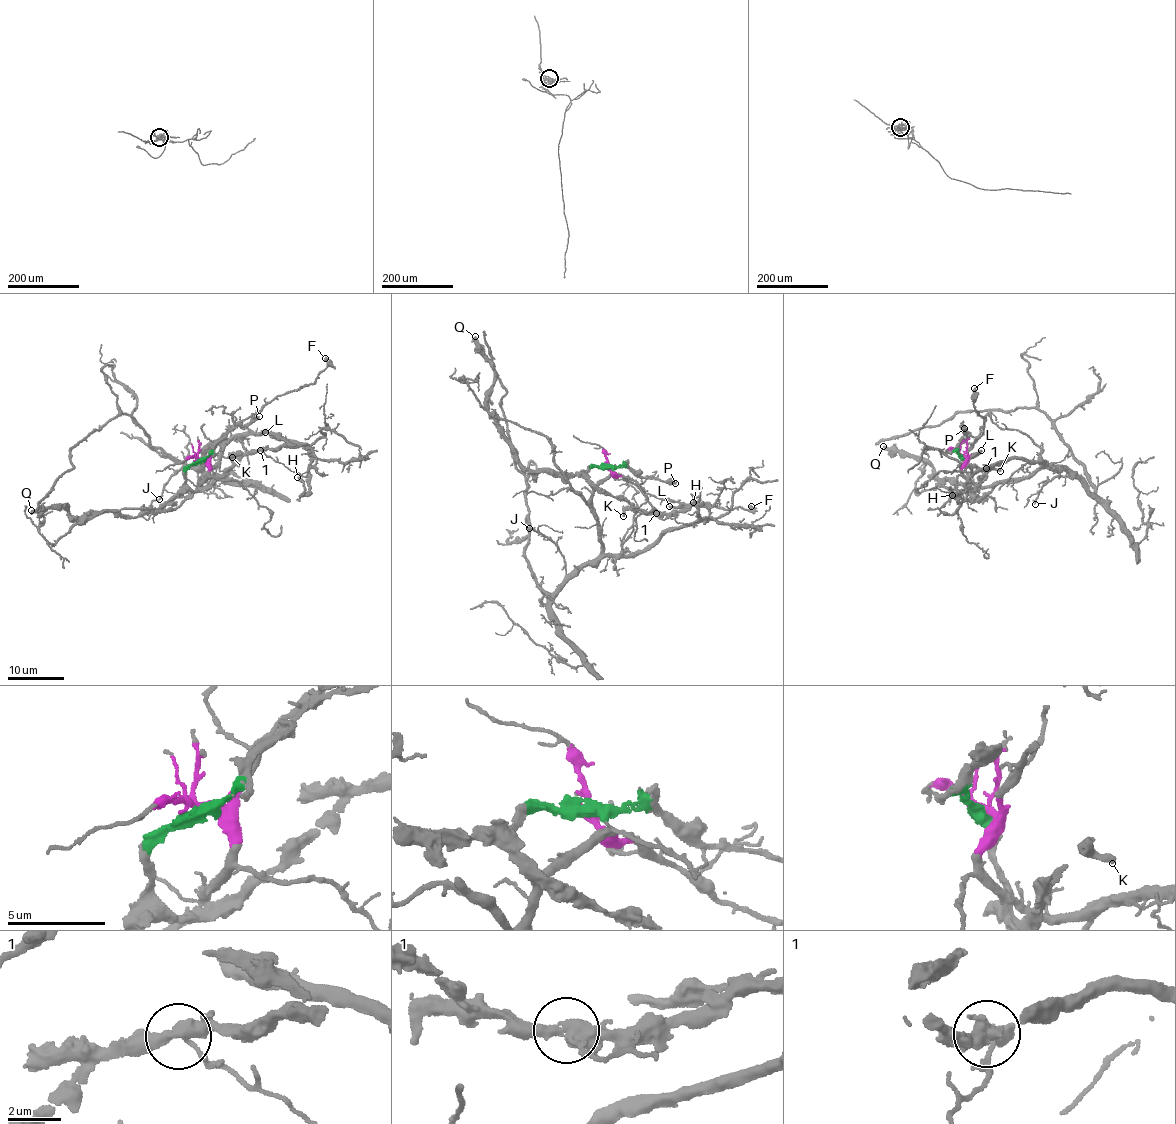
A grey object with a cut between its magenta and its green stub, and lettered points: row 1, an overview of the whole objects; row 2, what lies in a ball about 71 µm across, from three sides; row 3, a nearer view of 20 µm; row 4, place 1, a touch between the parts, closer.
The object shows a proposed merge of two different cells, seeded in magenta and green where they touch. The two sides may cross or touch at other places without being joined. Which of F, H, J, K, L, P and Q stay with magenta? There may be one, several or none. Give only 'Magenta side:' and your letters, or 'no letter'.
Magenta side: F, H, J

